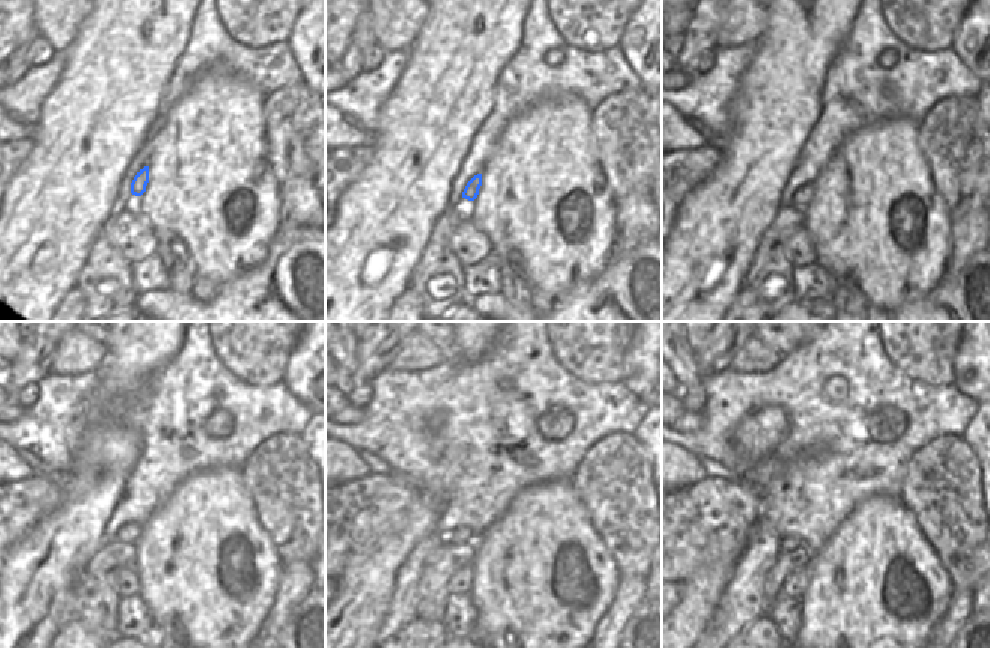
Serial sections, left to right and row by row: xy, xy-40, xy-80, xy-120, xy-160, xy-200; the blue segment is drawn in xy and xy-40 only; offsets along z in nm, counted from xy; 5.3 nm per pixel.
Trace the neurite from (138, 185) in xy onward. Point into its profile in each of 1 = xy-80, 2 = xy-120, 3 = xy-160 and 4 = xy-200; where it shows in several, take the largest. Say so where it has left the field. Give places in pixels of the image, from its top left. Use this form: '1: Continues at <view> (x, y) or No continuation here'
1: Continues at xy-80 (804, 194)
2: Continues at xy-120 (129, 533)
3: Continues at xy-160 (461, 534)
4: Continues at xy-200 (789, 543).

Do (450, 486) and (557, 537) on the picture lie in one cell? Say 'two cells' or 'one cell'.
two cells

